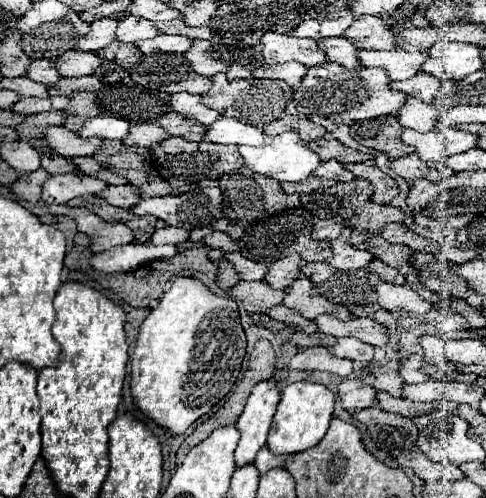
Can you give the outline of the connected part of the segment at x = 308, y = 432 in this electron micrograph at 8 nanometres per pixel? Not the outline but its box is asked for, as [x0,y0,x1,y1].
[268,382,334,456]

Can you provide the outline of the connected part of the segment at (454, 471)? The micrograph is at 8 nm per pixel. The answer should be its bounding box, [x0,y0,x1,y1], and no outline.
[394,448,464,482]

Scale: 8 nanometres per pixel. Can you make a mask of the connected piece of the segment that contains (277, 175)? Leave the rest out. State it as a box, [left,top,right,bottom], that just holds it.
[238,132,320,182]

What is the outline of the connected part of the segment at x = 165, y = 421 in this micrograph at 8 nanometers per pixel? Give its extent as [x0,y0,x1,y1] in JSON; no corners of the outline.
[130,276,246,436]

